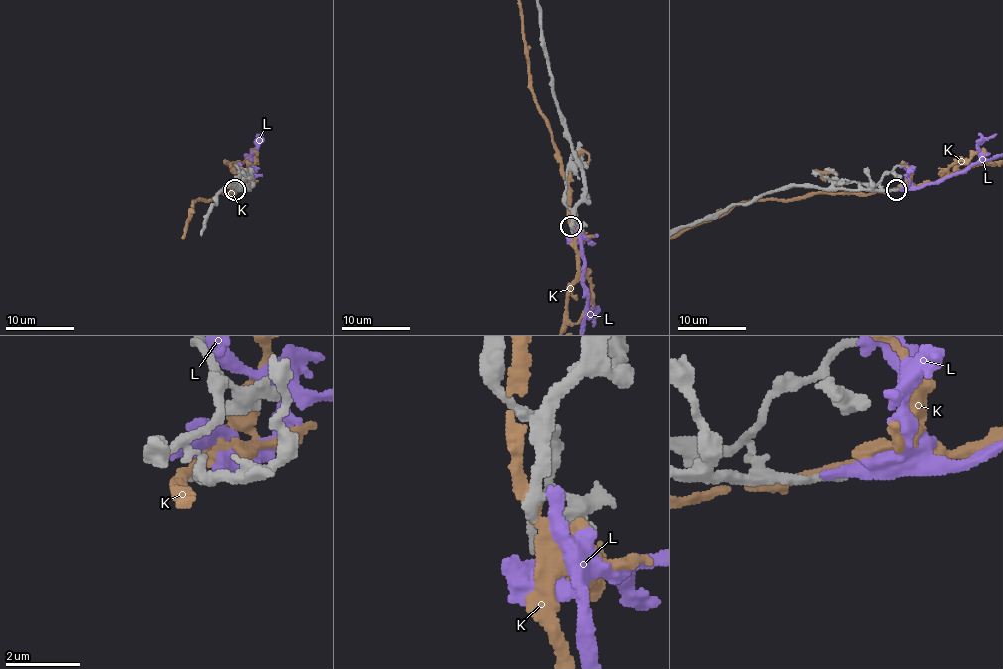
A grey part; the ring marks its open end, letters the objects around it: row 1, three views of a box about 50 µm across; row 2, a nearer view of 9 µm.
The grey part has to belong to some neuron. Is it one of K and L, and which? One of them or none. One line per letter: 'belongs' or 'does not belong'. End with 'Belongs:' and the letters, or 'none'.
K: does not belong
L: does not belong
Belongs: none

